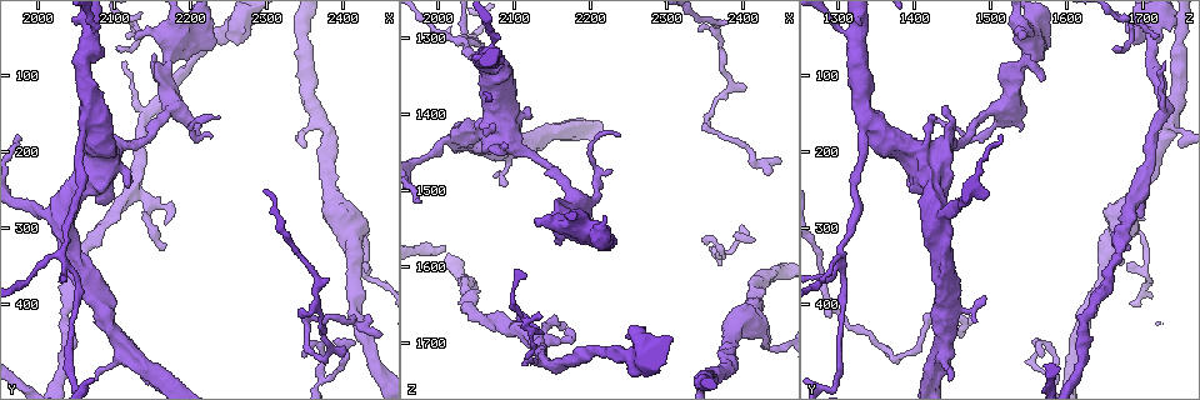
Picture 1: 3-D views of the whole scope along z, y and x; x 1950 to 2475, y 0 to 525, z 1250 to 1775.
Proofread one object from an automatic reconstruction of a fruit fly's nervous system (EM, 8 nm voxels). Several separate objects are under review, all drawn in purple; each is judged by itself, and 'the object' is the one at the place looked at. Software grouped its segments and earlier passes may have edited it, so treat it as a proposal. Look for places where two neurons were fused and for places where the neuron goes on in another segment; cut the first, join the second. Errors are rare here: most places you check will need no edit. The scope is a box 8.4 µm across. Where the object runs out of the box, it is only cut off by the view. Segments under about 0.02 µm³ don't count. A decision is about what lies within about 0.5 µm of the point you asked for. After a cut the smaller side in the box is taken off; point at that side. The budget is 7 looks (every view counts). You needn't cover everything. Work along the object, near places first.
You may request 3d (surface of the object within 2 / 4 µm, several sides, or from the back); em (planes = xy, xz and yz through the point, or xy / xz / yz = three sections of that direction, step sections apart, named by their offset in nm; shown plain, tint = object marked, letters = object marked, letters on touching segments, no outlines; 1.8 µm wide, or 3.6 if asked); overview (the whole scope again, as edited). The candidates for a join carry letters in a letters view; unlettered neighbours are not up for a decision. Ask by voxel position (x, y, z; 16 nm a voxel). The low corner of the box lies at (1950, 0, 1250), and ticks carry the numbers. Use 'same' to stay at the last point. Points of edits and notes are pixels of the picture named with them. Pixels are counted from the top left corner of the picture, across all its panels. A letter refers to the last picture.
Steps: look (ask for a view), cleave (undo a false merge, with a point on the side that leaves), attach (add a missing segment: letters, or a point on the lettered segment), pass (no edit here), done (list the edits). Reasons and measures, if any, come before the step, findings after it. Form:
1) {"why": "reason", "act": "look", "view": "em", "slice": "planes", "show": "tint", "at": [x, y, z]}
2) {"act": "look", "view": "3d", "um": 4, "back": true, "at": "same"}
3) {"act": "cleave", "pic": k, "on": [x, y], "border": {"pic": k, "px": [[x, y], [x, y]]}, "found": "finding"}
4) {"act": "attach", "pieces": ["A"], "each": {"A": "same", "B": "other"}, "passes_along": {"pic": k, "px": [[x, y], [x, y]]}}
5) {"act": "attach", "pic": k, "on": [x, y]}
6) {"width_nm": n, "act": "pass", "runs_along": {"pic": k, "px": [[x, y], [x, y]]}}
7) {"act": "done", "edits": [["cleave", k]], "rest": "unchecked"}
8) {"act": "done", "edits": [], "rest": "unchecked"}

{"why": "free end", "act": "look", "view": "3d", "um": 2, "at": [2265, 55, 1690]}

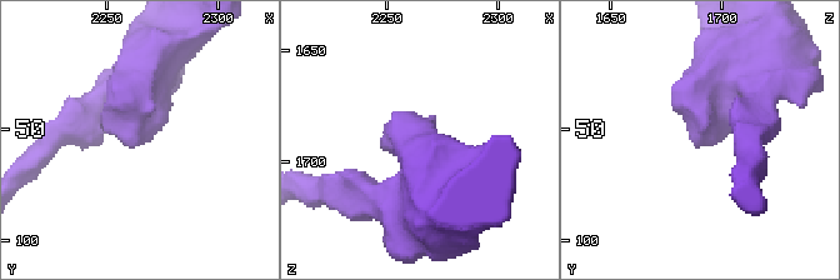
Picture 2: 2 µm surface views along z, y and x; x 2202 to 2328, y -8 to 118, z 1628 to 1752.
{"why": "shape alone is not enough", "act": "look", "view": "em", "slice": "planes", "show": "plain", "at": [2264, 59, 1689]}

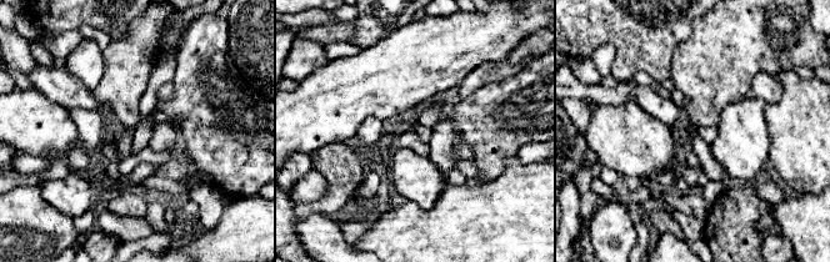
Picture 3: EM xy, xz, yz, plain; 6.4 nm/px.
{"why": "what lies round it", "act": "look", "view": "em", "slice": "planes", "show": "letters", "at": "same"}

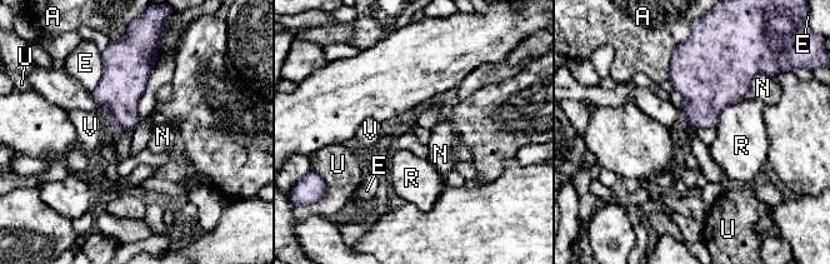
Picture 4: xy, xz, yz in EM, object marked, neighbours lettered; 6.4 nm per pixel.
{"act": "pass", "each": {"A": "other", "E": "other", "N": "other", "R": "other", "U": "other", "V": "other"}, "found": "none of them fits"}

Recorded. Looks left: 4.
{"why": "an open end", "act": "look", "view": "em", "slice": "xz", "step": 16, "show": "tint", "at": [2165, 295, 1690]}

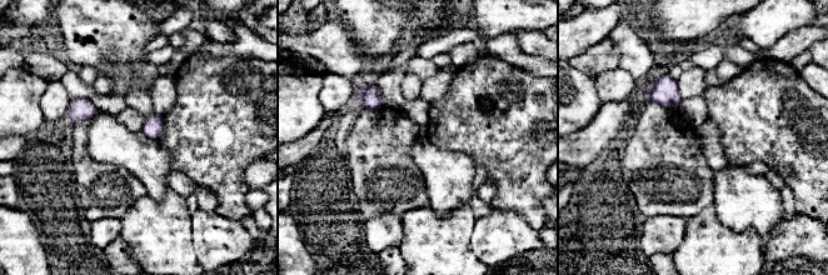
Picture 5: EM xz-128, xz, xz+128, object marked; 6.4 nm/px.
{"act": "look", "view": "em", "slice": "planes", "show": "letters", "at": "same"}

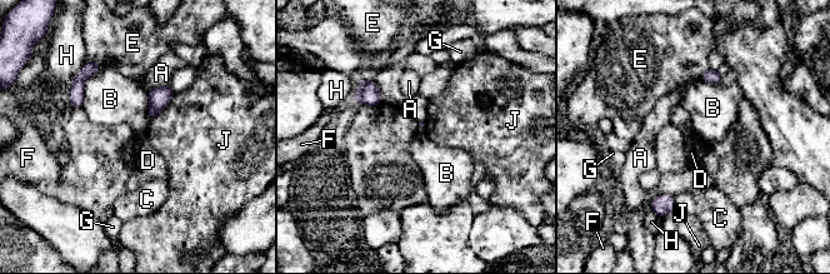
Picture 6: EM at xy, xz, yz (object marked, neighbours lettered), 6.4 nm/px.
{"act": "pass", "each": {"A": "other", "B": "other", "C": "other", "D": "other", "E": "other", "F": "other", "G": "other", "H": "other", "J": "other"}, "border": {"pic": 6, "px": [[101, 66], [85, 81], [81, 106]]}, "found": "none of them fits"}

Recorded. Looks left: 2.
{"act": "done", "edits": [], "rest": "unchecked"}

